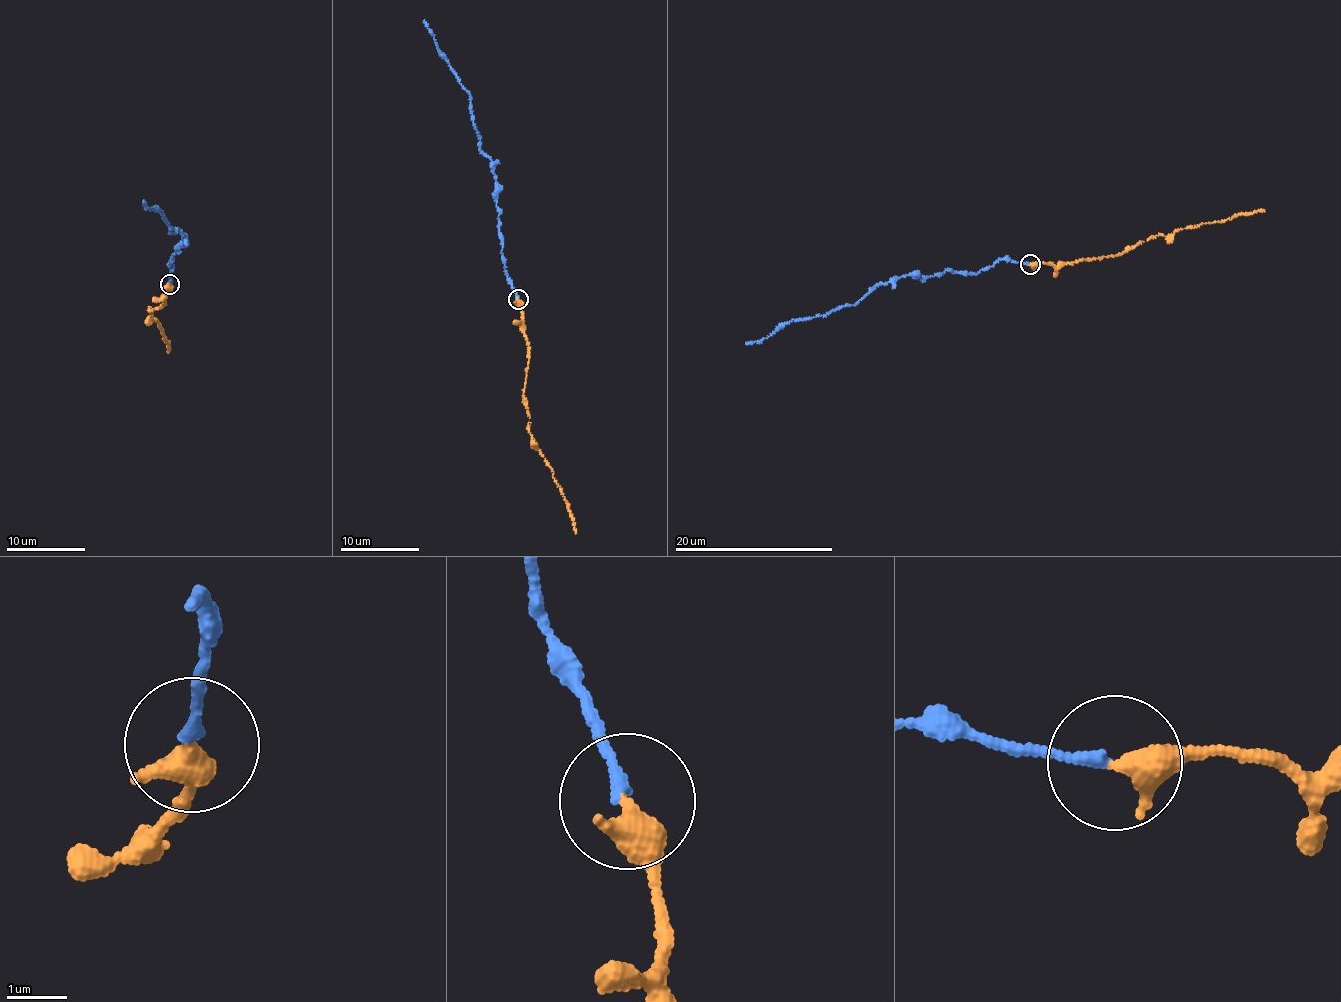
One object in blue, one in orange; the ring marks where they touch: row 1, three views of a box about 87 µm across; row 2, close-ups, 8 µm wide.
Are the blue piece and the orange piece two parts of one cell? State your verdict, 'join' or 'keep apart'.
join

